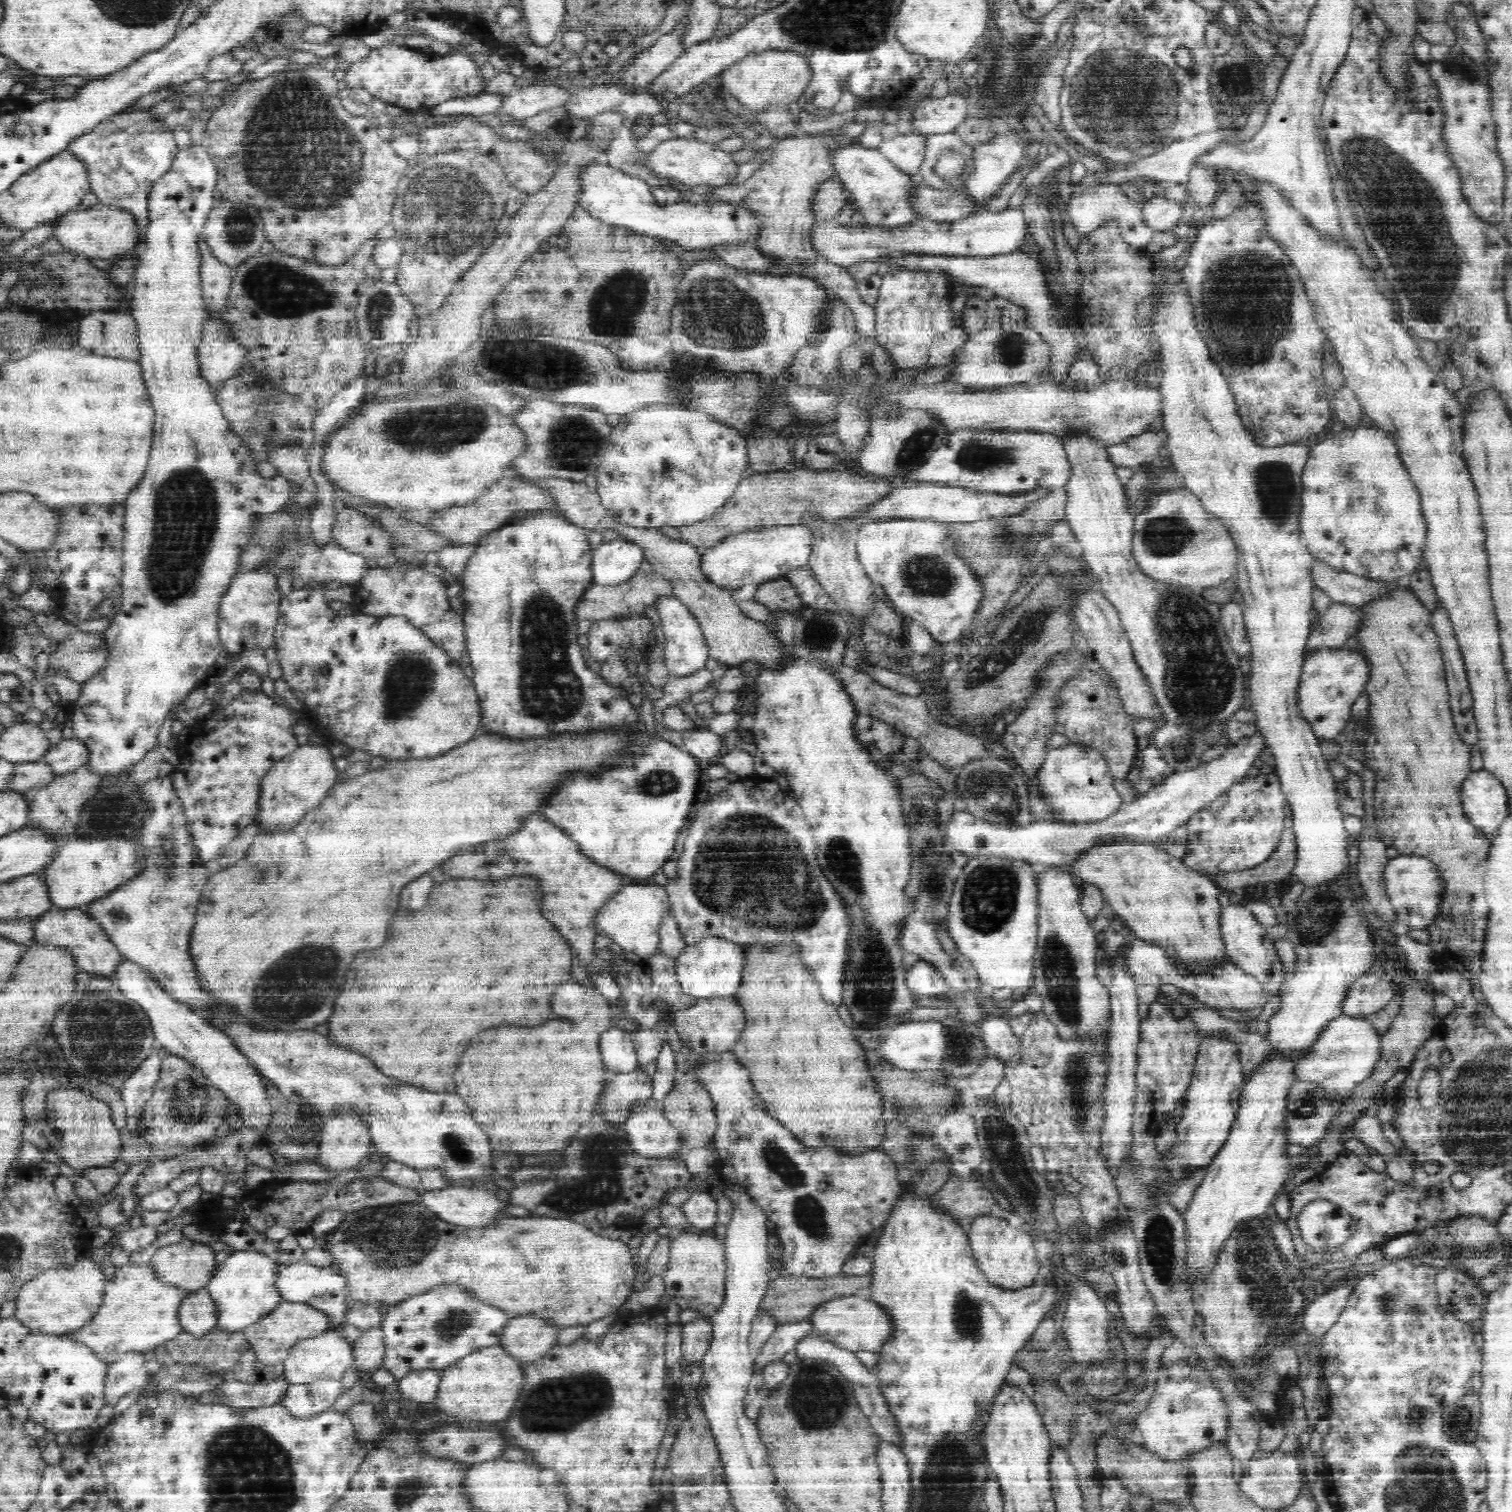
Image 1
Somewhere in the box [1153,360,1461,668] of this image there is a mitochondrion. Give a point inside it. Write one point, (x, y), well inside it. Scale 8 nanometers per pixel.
(1274, 483)

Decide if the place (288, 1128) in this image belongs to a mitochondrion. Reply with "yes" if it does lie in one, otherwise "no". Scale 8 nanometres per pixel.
yes

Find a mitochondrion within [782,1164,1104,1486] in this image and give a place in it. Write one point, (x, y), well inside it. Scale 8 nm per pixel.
(819, 1398)

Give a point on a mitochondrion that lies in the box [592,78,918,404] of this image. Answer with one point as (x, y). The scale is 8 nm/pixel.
(715, 311)

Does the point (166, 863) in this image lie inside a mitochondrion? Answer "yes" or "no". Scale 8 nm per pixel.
yes

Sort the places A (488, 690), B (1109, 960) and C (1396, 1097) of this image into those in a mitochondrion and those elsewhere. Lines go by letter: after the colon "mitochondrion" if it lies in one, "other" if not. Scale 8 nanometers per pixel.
A: other
B: other
C: other

